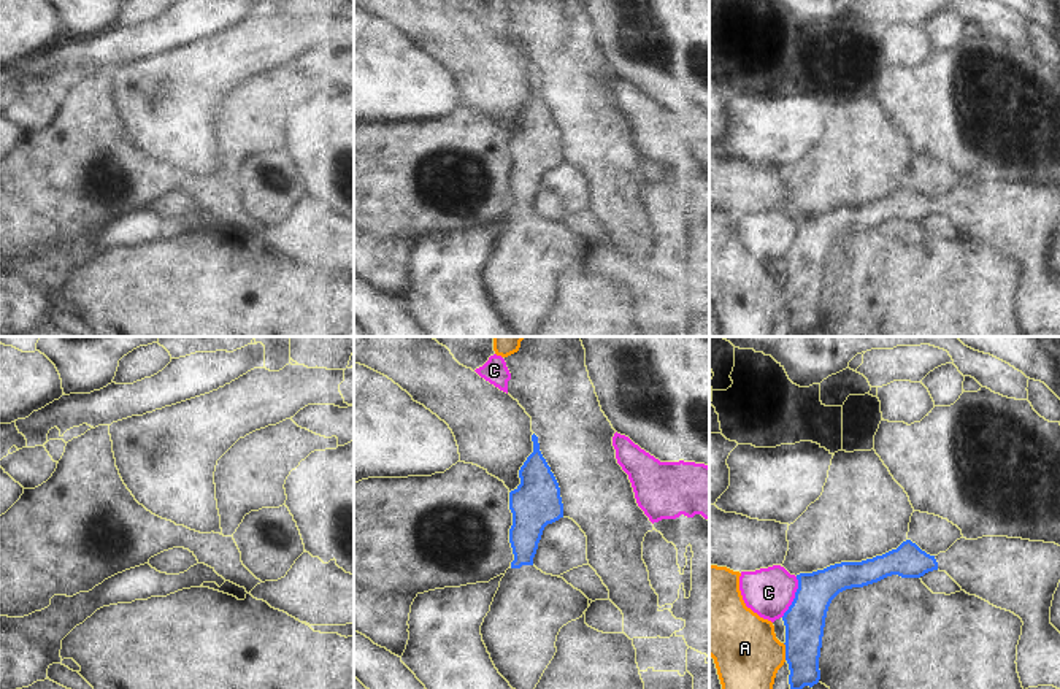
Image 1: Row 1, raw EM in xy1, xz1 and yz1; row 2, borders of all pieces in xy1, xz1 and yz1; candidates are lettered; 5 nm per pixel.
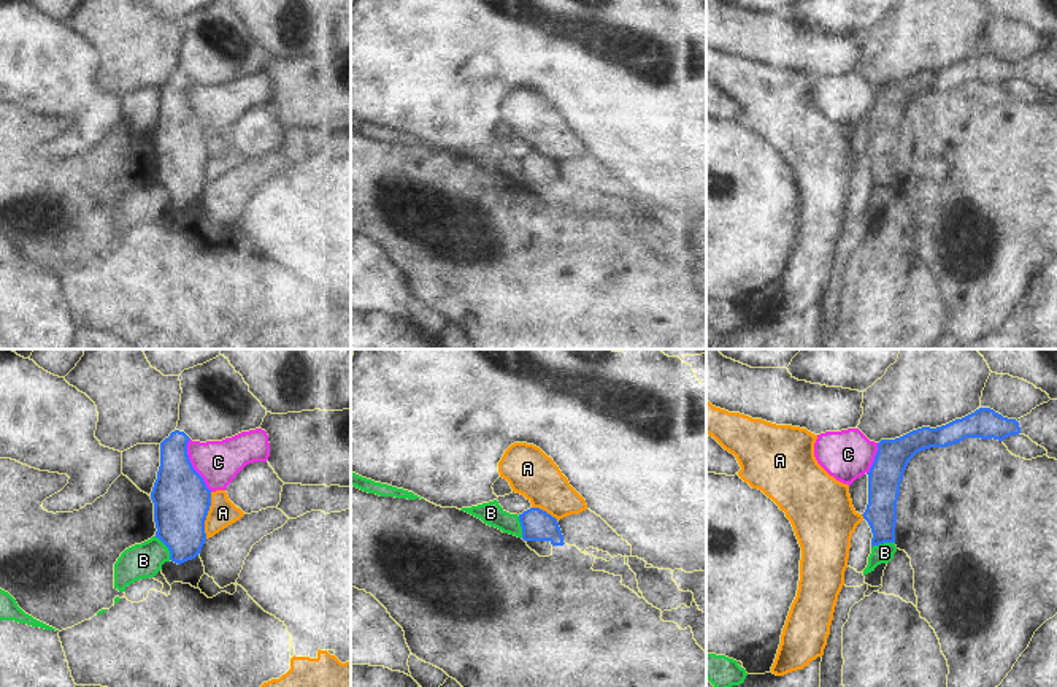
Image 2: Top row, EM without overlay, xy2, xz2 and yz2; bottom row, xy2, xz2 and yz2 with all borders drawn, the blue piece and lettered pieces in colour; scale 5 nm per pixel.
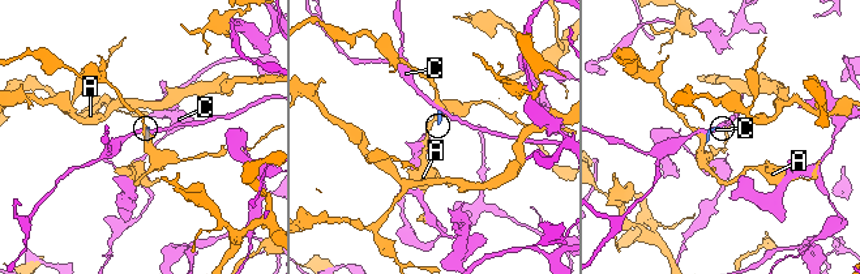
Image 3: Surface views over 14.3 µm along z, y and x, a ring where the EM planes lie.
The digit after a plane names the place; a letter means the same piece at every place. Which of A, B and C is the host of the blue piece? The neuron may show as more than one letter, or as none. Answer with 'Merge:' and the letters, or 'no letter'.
Merge: no letter

